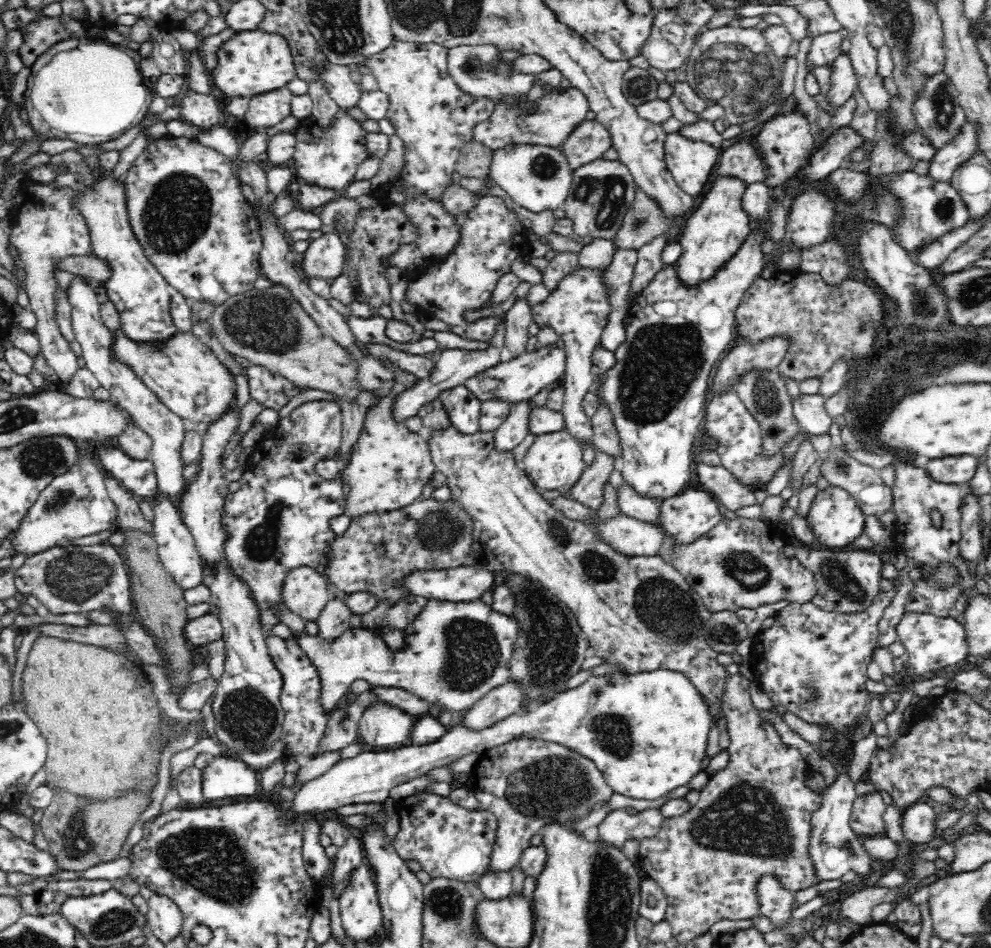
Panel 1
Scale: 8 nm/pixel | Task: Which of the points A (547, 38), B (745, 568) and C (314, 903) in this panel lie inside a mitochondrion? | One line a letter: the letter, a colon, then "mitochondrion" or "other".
A: other
B: mitochondrion
C: other

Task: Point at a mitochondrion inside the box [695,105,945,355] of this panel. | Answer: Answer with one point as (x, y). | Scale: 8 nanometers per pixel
(921, 305)

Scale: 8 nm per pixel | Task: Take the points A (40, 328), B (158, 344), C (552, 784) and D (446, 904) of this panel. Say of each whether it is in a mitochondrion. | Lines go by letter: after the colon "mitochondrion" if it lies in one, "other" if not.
A: other
B: other
C: mitochondrion
D: mitochondrion

